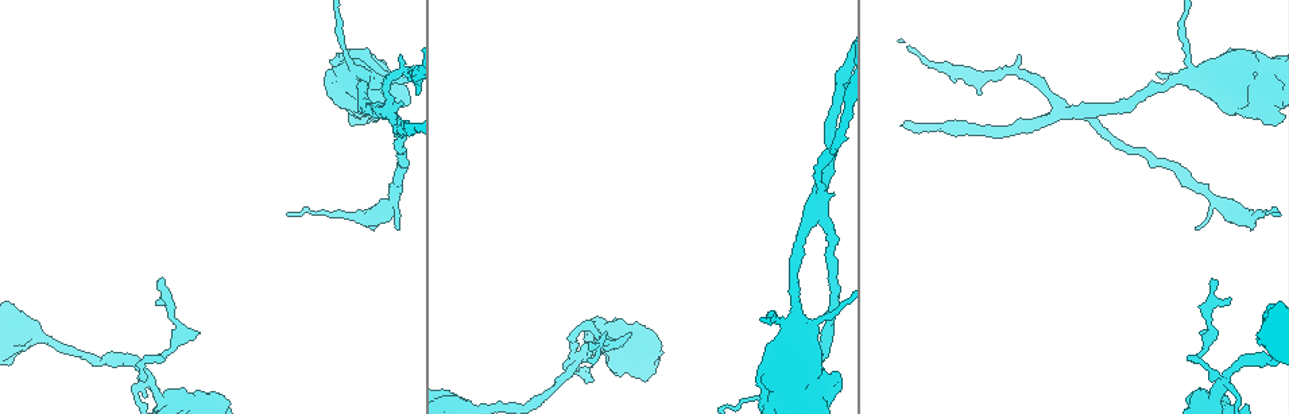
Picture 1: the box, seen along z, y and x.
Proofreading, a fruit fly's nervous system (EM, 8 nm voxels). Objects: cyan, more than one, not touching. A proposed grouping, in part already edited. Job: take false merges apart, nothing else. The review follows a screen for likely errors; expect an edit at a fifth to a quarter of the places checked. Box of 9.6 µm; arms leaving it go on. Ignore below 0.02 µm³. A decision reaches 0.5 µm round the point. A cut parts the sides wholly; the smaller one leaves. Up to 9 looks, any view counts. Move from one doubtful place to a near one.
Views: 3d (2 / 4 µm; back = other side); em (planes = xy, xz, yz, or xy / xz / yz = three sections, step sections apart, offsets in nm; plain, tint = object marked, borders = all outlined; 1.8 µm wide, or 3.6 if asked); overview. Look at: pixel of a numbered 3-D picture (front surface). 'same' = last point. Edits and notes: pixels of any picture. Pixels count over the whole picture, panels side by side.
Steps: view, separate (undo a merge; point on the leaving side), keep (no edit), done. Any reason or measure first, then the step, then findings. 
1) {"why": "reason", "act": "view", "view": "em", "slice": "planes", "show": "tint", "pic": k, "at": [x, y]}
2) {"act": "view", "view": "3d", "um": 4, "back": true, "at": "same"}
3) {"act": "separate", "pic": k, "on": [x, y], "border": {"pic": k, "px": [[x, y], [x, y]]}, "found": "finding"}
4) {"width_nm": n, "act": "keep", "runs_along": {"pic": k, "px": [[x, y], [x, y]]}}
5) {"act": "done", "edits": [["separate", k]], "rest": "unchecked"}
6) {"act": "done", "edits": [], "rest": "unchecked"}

{"why": "four-way junction", "act": "view", "view": "3d", "um": 4, "pic": 1, "at": [149, 379]}

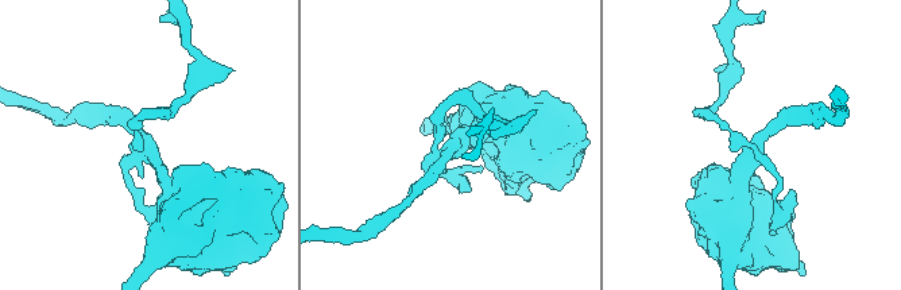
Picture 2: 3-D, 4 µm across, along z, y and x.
{"why": "shape alone is not enough", "act": "view", "view": "em", "slice": "planes", "show": "tint", "pic": 2, "at": [447, 151]}

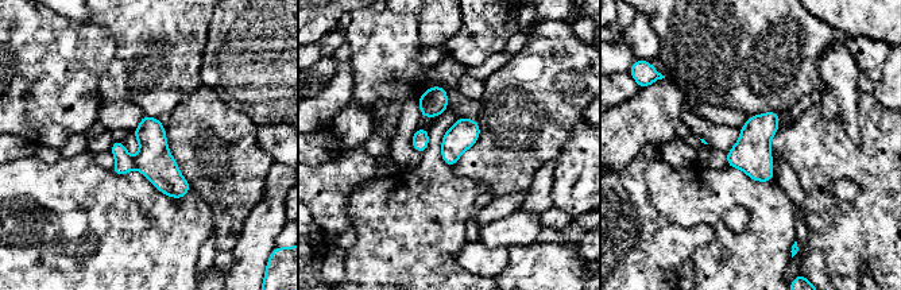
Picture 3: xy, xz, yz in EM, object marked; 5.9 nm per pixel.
{"act": "separate", "pic": 3, "on": [124, 162], "border": {"pic": 3, "px": [[132, 158], [135, 167]]}, "found": "two cells meet here"}

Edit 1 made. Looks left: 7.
{"why": "calibre changes", "act": "view", "view": "3d", "um": 2, "pic": 1, "at": [365, 218]}

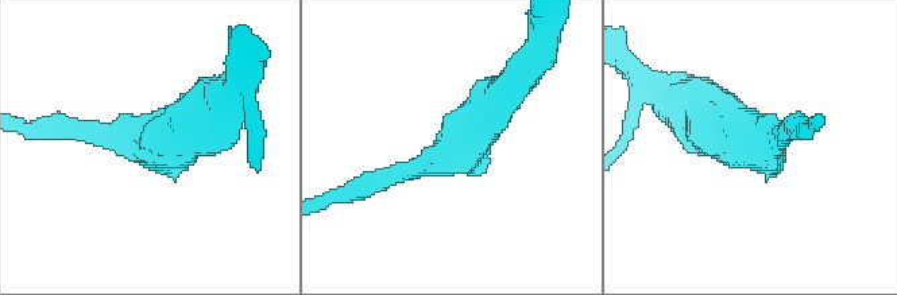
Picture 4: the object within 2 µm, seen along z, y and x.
{"why": "now the EM", "act": "view", "view": "em", "slice": "planes", "show": "tint", "pic": 4, "at": [442, 153]}

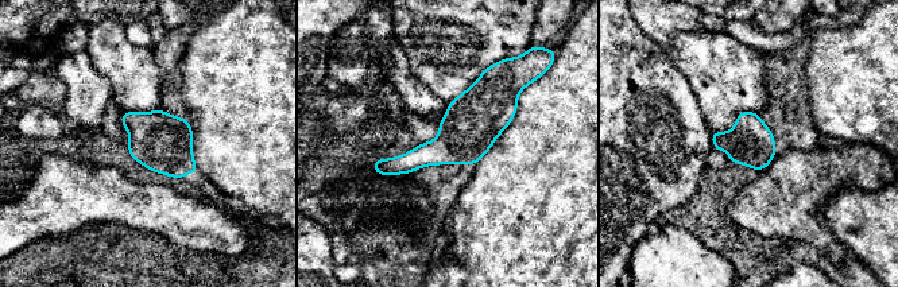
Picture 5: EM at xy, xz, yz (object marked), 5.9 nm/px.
{"act": "keep", "runs_along": {"pic": 5, "px": [[490, 72], [434, 152], [376, 167]]}, "found": "one cell here"}

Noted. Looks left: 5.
{"why": "sudden change in width", "act": "view", "view": "em", "um": 3.6, "slice": "planes", "show": "tint", "pic": 1, "at": [1227, 93]}

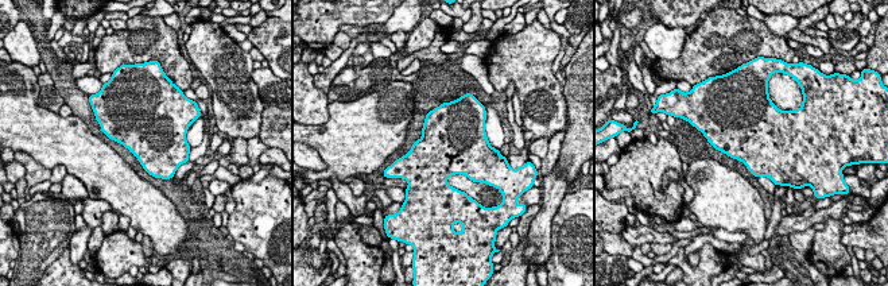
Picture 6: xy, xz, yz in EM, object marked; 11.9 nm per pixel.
{"act": "keep", "found": "one cell here"}

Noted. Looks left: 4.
{"why": "four arms meet", "act": "view", "view": "em", "slice": "planes", "show": "borders", "pic": 1, "at": [812, 218]}

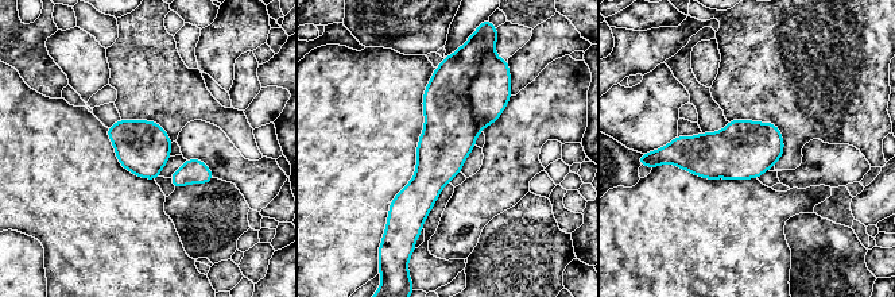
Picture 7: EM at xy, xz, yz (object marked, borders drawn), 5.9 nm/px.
{"act": "separate", "pic": 7, "on": [489, 92], "border": {"pic": 7, "px": [[481, 62], [469, 87], [473, 116]]}, "found": "a second cell is stuck on"}

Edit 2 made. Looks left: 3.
{"act": "done", "edits": [["separate", 3], ["separate", 7]], "rest": "unchecked"}

